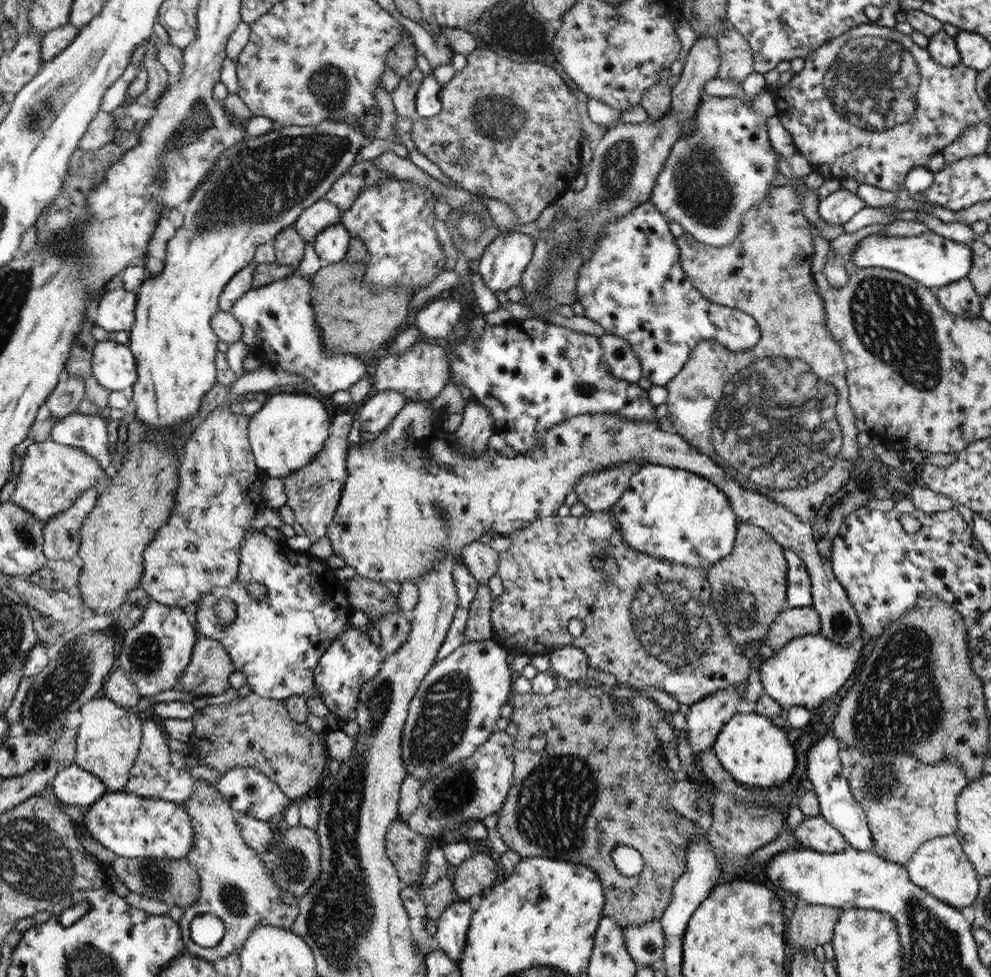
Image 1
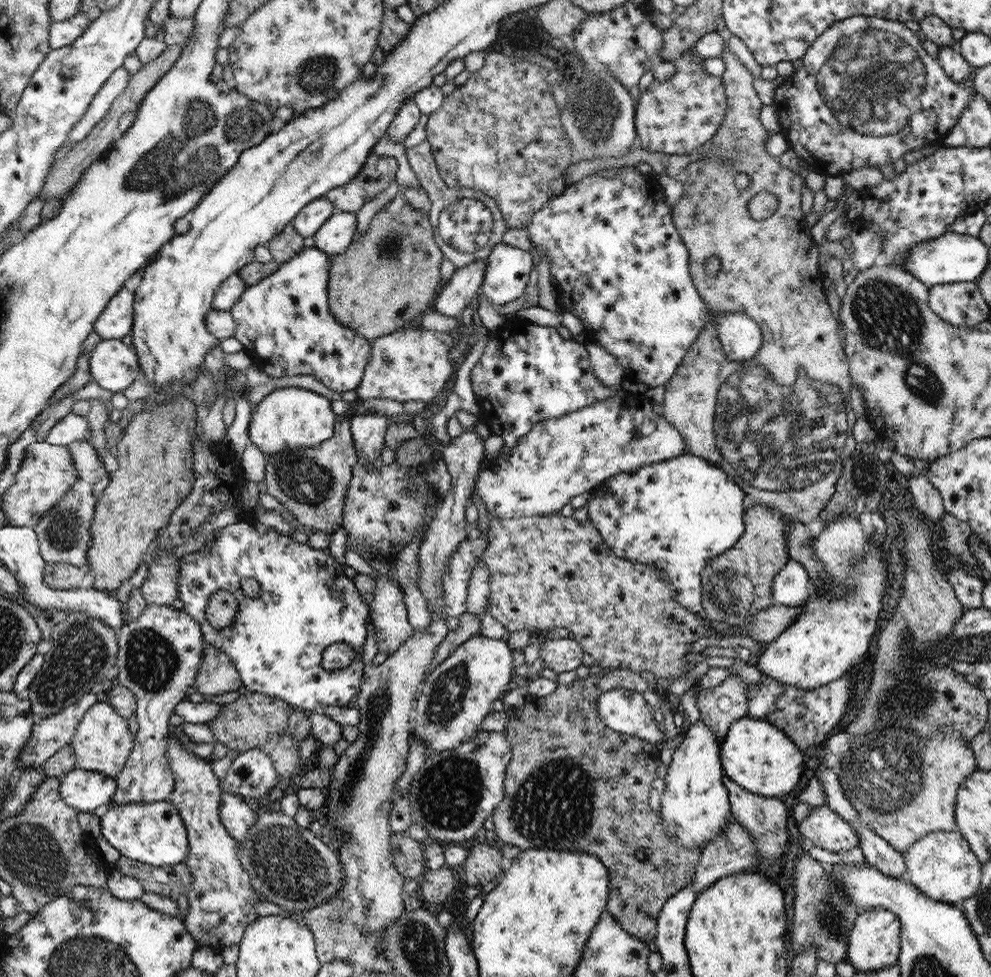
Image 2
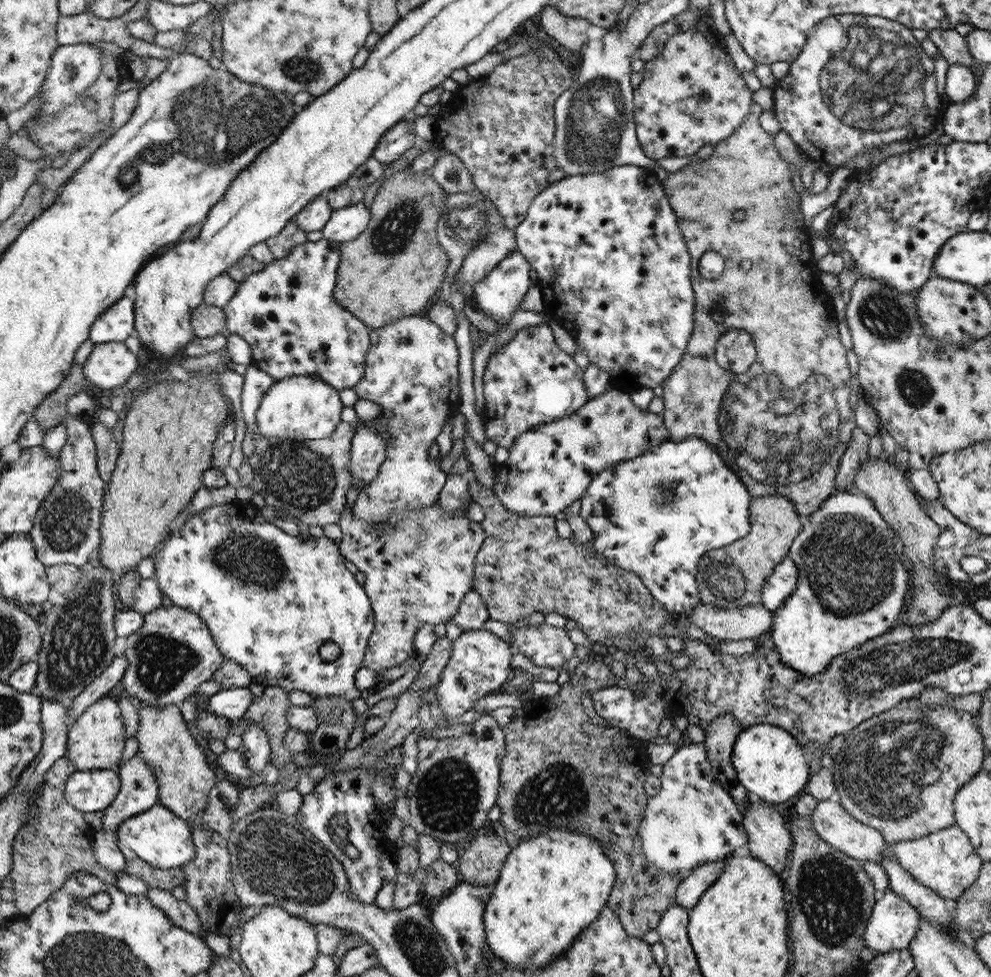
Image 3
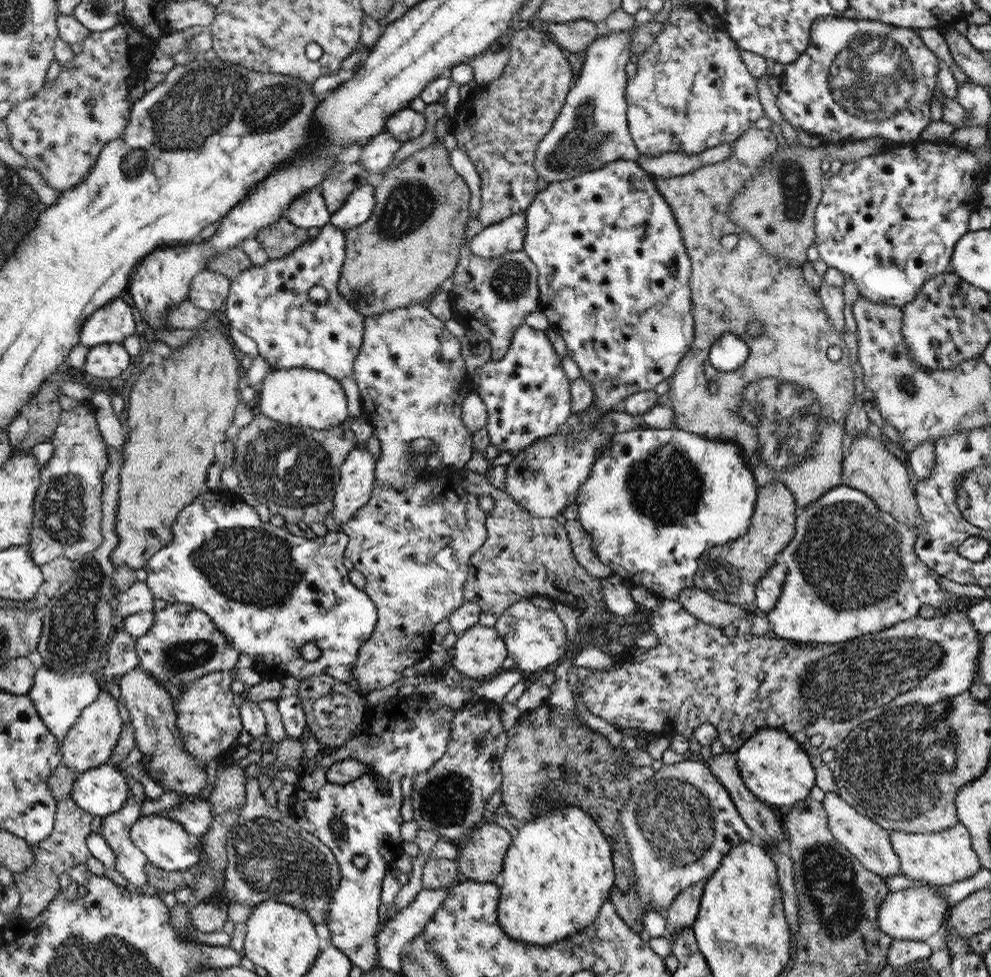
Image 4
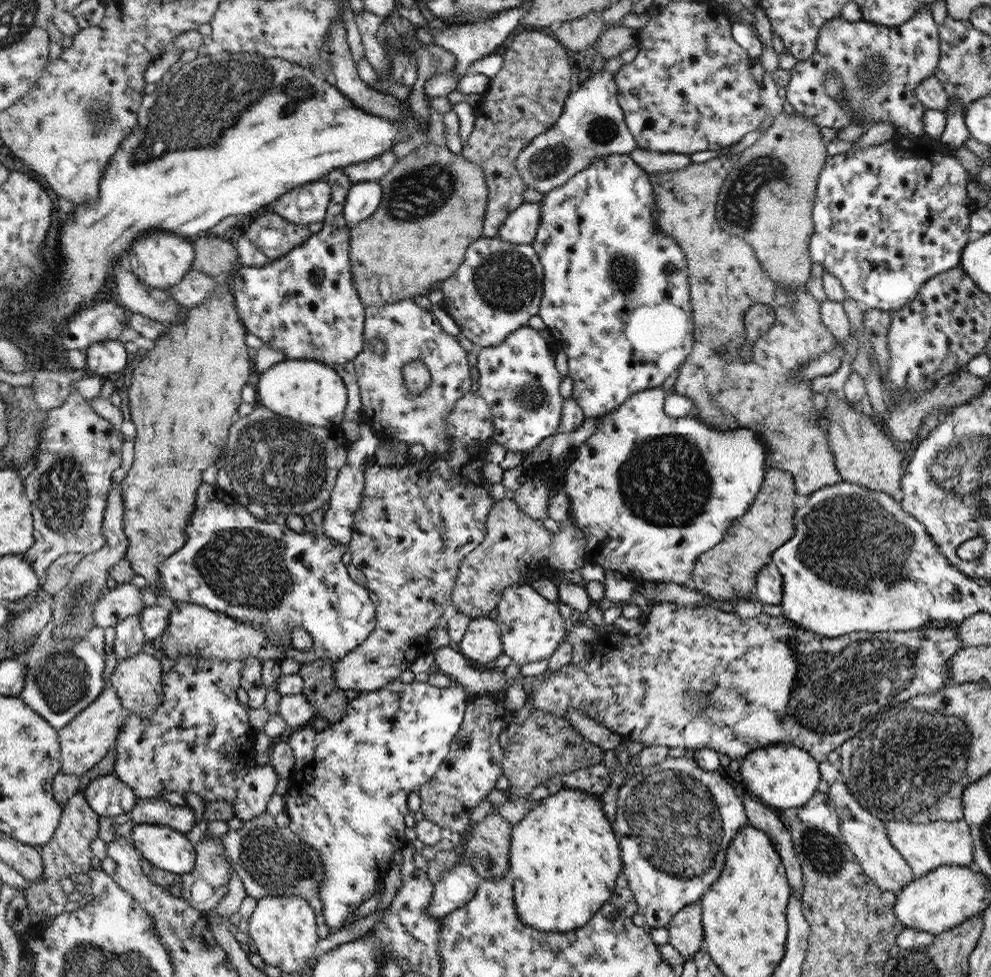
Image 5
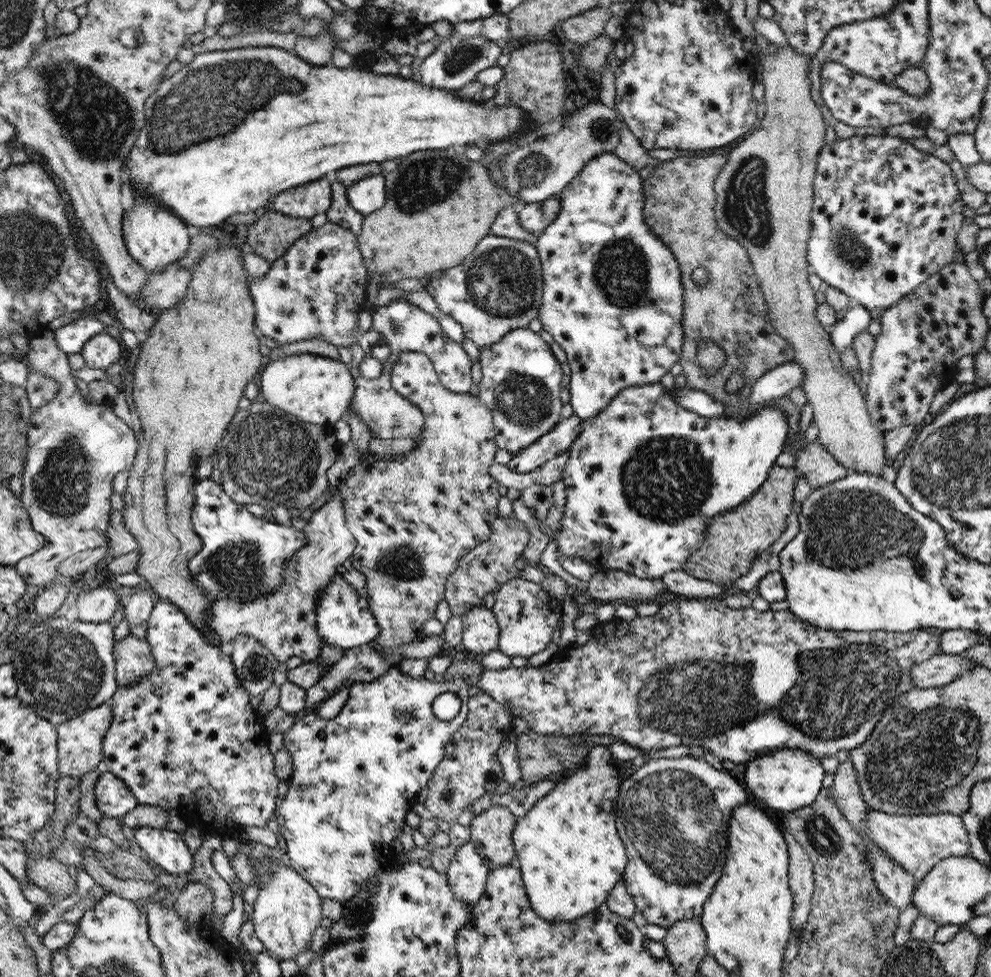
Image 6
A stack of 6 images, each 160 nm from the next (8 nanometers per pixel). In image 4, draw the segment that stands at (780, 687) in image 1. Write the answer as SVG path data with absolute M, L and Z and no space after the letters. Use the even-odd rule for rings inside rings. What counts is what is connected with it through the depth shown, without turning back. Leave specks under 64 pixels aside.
M838 486L832 488L828 493L824 494L820 499L812 504L809 504L805 509L797 515L797 531L795 538L788 543L788 546L784 548L783 552L780 553L779 561L786 564L787 568L787 580L783 584L783 592L780 595L778 602L774 610L766 614L766 618L770 622L769 633L779 636L784 640L790 642L801 642L802 644L827 644L827 643L843 643L852 638L858 638L872 632L880 632L886 629L890 629L895 624L902 623L904 621L914 619L918 617L918 610L926 604L934 608L948 608L950 606L958 606L960 600L968 600L972 597L962 596L956 597L952 593L946 594L946 591L942 590L940 584L938 584L937 572L934 572L928 566L924 566L918 556L914 554L914 540L917 539L917 534L914 534L913 530L908 530L908 525L902 524L896 520L891 513L884 512L883 509L879 508L879 505L868 497L866 493L860 492L859 489L851 488L850 486Z

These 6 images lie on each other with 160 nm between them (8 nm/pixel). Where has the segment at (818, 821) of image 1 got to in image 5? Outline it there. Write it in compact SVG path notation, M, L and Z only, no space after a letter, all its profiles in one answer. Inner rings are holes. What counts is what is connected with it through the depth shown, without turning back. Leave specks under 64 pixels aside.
M840 778L830 785L827 792L828 798L835 804L836 814L839 816L838 825L843 839L850 845L850 850L858 858L857 863L863 867L868 878L877 886L893 893L899 893L915 879L911 865L904 860L904 857L893 847L888 838L885 824L879 818L872 816L853 797L847 789L845 782Z

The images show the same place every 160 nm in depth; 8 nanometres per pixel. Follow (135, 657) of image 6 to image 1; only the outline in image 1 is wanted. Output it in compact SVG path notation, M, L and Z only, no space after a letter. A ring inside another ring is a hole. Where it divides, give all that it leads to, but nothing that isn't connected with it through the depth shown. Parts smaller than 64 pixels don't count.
M197 780L195 794L183 805L195 829L195 844L186 857L199 873L202 884L202 893L195 905L187 907L179 921L186 952L206 960L225 959L230 954L239 954L256 928L271 925L291 929L300 914L299 904L292 893L280 888L272 879L263 858L246 843L237 824L236 813L228 801L206 781ZM206 914L216 916L226 930L223 941L214 948L199 946L190 937L192 920Z

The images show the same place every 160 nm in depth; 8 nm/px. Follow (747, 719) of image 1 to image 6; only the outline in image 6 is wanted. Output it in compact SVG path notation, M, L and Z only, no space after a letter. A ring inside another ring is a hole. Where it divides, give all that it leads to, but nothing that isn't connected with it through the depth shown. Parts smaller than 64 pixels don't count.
M784 748L773 751L770 754L748 761L746 770L742 774L746 776L744 782L750 788L750 792L764 802L770 810L780 810L782 812L801 810L809 807L815 802L822 788L822 778L824 769L818 762L818 757L814 758L809 752L800 749Z

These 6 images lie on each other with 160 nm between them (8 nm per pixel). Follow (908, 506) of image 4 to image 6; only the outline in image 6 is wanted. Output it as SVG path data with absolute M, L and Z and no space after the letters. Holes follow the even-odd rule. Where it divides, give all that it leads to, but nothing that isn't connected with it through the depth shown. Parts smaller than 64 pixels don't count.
M789 43L778 46L776 53L770 53L763 64L762 83L765 98L761 127L744 138L727 155L727 164L715 180L718 202L715 204L715 220L728 236L737 240L749 252L756 279L761 286L769 310L769 321L776 327L795 352L794 363L805 370L803 391L813 408L814 424L818 428L817 441L840 465L849 472L884 474L888 466L887 452L884 452L882 430L870 428L870 416L866 412L864 396L847 370L842 368L836 346L828 338L815 312L819 302L808 282L810 265L807 247L811 238L811 215L815 198L815 176L819 155L824 147L824 118L811 97L812 83L808 79L808 67L812 56L801 54Z

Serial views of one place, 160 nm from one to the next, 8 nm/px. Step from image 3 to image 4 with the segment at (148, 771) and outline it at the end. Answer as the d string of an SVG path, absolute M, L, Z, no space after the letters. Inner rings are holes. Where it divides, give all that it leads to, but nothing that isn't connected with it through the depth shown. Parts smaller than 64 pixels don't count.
M132 795L120 812L103 818L103 835L118 855L117 870L138 888L148 885L144 866L147 856L132 840L132 826L140 819L141 804Z

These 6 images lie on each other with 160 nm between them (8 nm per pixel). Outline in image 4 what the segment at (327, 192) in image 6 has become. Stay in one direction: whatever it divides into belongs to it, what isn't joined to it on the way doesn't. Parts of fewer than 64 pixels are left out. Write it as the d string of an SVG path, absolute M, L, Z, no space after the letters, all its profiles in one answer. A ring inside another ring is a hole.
M319 187L311 188L305 194L293 201L285 217L299 228L306 230L320 228L330 223L332 212L323 199L323 193Z

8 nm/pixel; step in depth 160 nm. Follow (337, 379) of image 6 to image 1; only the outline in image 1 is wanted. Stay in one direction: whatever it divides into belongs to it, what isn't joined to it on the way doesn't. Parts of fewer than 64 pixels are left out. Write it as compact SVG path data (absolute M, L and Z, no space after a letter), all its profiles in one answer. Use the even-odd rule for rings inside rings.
M278 393L269 396L261 409L248 422L251 449L255 450L256 464L269 478L287 478L312 463L323 451L328 440L330 418L322 402L308 394Z

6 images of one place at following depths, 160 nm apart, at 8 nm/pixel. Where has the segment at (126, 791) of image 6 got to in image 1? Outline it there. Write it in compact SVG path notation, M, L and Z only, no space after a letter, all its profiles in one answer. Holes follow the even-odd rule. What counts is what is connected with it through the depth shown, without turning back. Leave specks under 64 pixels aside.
M78 764L62 769L53 780L56 794L68 805L90 808L111 790L96 773Z

